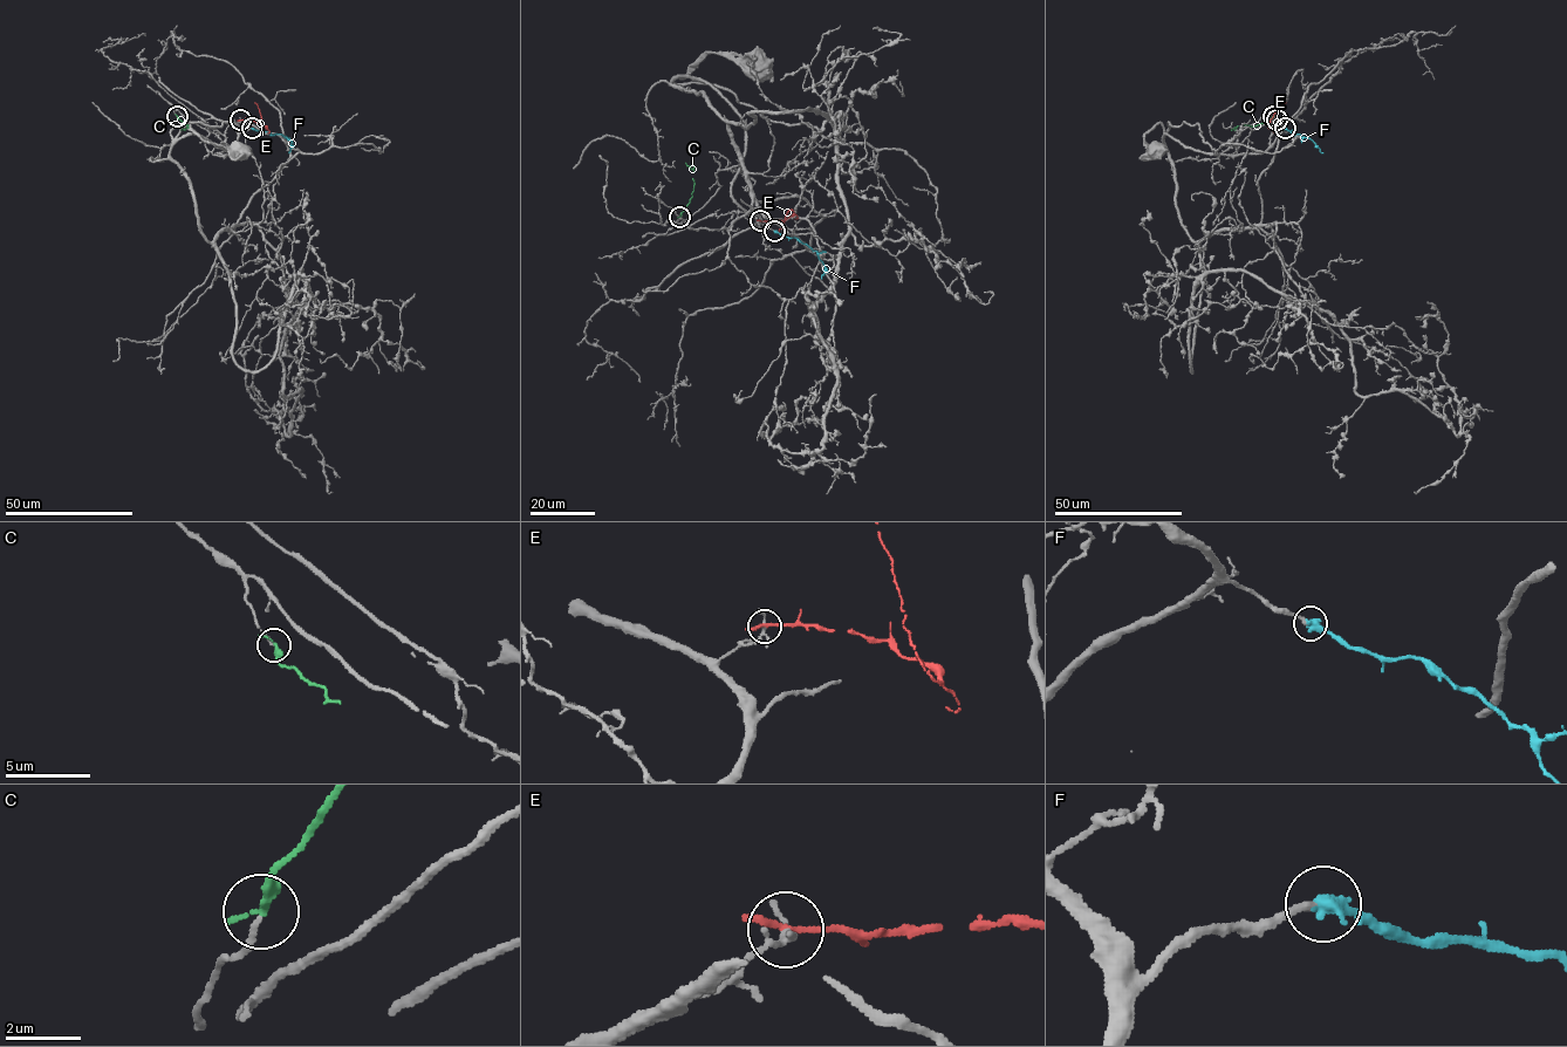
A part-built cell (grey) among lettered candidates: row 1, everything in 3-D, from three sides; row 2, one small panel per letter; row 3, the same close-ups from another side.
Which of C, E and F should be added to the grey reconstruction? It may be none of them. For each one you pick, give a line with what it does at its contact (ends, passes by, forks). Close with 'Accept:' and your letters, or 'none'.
C: it ends
Accept: C

